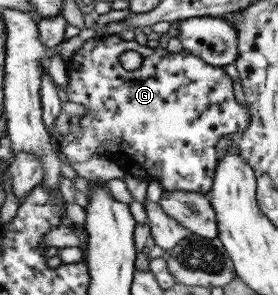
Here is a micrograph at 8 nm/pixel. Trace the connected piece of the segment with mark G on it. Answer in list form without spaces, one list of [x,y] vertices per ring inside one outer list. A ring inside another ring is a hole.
[[[119,36],[93,37],[81,44],[78,51],[67,61],[67,65],[70,78],[68,88],[65,90],[67,96],[71,102],[76,102],[86,108],[86,114],[80,117],[79,133],[67,146],[61,149],[64,159],[68,162],[83,162],[91,157],[101,156],[115,162],[127,176],[144,180],[146,183],[150,180],[160,180],[162,188],[168,191],[198,192],[206,195],[213,180],[215,166],[217,166],[218,158],[215,146],[218,140],[224,138],[229,133],[243,132],[249,124],[248,110],[235,101],[231,88],[232,80],[224,73],[223,68],[205,64],[204,60],[183,50],[178,53],[168,53],[159,46],[150,49],[145,45],[137,44],[134,40],[129,40],[129,42],[122,40]],[[127,50],[135,50],[142,57],[141,65],[135,70],[123,69],[117,60],[119,54],[123,54]]]

